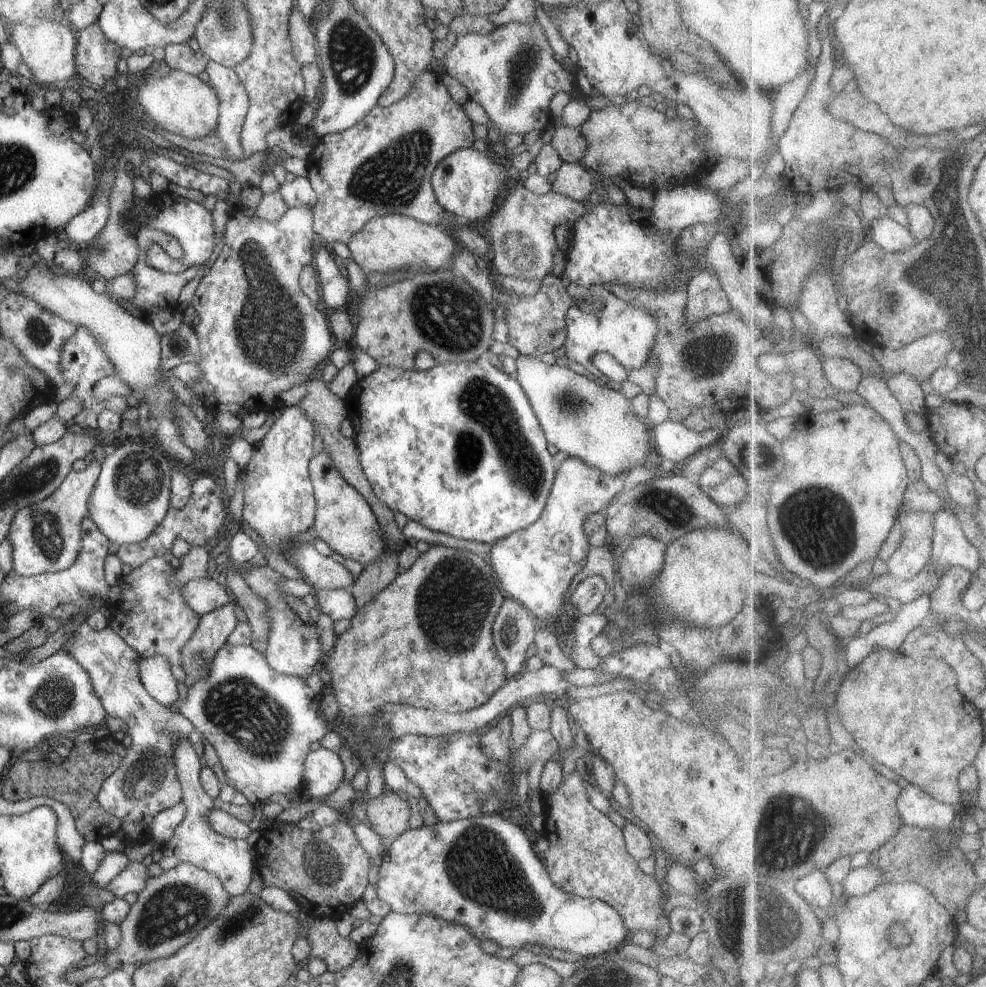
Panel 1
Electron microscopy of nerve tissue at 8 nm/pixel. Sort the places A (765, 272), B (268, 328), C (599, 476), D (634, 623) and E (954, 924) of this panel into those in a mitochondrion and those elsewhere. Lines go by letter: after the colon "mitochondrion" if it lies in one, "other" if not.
A: other
B: mitochondrion
C: other
D: mitochondrion
E: other

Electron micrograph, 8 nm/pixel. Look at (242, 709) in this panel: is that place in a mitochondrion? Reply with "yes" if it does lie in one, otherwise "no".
yes

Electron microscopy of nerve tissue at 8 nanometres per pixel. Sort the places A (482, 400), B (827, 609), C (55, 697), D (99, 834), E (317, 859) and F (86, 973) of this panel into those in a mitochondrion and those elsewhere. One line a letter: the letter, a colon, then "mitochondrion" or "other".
A: mitochondrion
B: other
C: mitochondrion
D: other
E: mitochondrion
F: other

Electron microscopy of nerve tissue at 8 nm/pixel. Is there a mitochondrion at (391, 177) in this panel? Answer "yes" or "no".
yes

